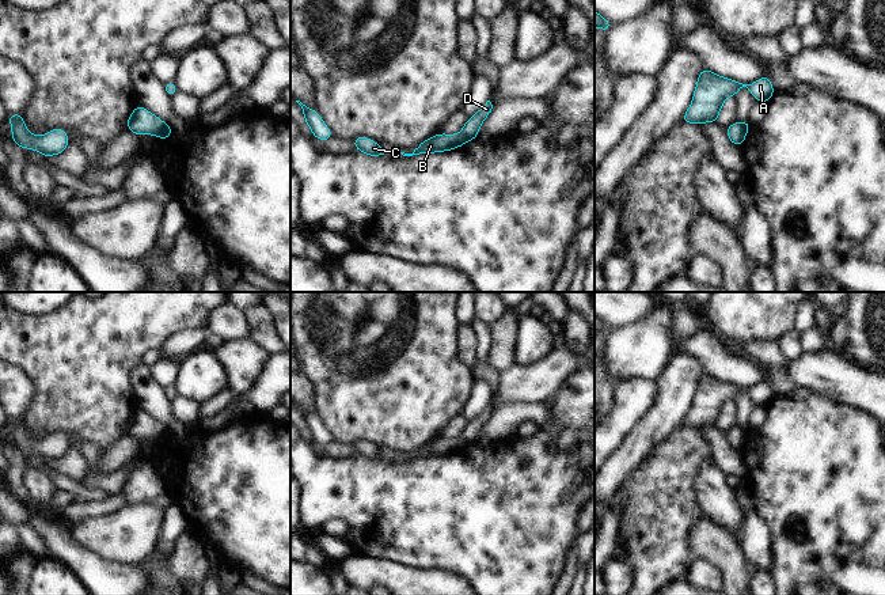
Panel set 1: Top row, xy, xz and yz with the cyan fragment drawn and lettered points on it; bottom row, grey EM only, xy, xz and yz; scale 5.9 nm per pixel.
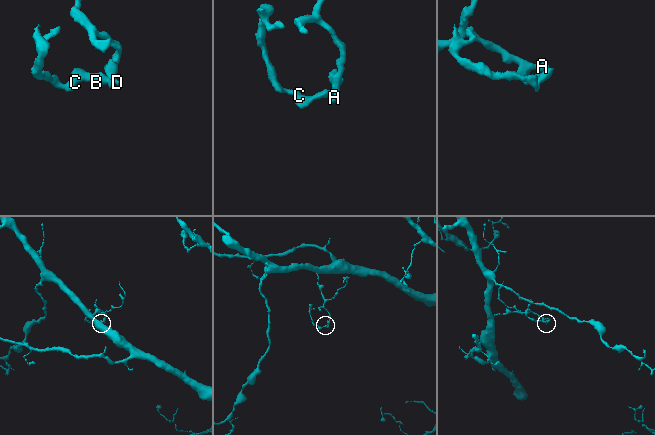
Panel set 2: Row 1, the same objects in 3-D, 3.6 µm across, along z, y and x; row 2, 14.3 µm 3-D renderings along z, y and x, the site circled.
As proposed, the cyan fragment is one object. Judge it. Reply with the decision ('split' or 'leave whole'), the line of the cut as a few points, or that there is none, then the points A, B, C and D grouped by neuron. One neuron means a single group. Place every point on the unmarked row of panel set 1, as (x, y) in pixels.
split; cut xy (166, 428), (158, 439); groups A D / B C

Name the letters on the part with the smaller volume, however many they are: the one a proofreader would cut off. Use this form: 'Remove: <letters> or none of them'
Remove: B, C

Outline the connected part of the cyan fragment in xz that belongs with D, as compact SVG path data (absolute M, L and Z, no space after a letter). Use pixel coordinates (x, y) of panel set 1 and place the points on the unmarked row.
M487 405L481 414L478 414L472 421L467 424L462 433L462 437L466 440L467 446L472 446L479 439L479 432L491 417L491 413L493 409L490 405Z

